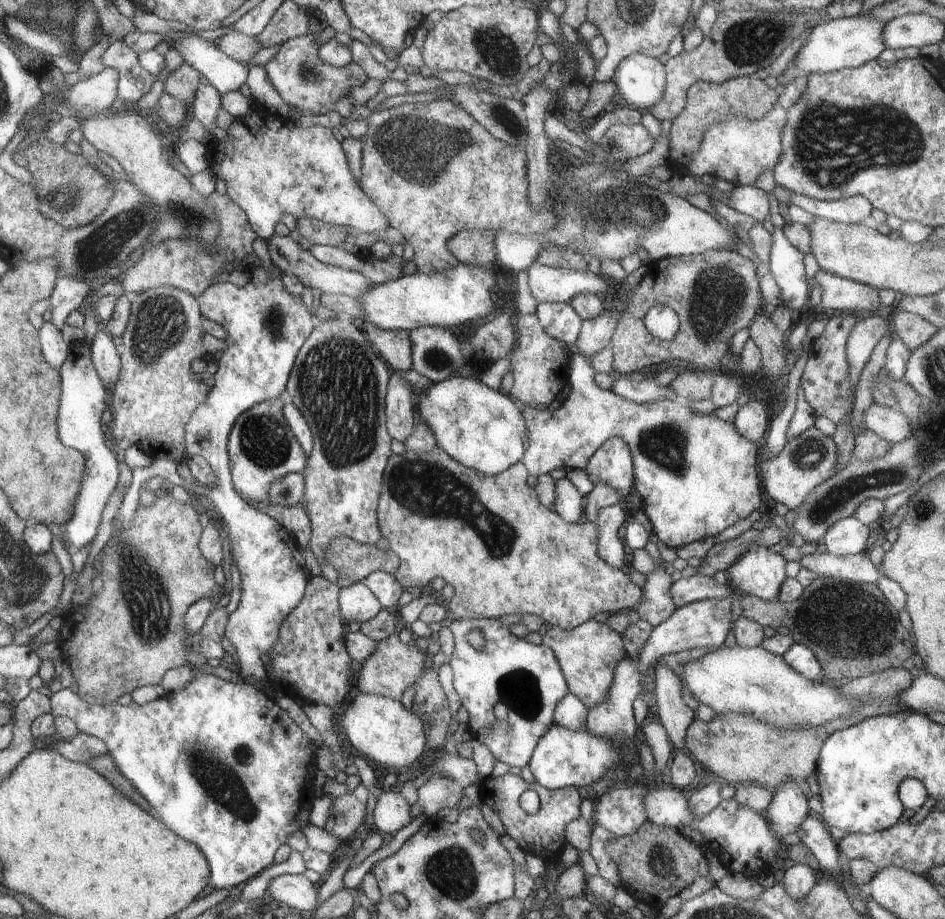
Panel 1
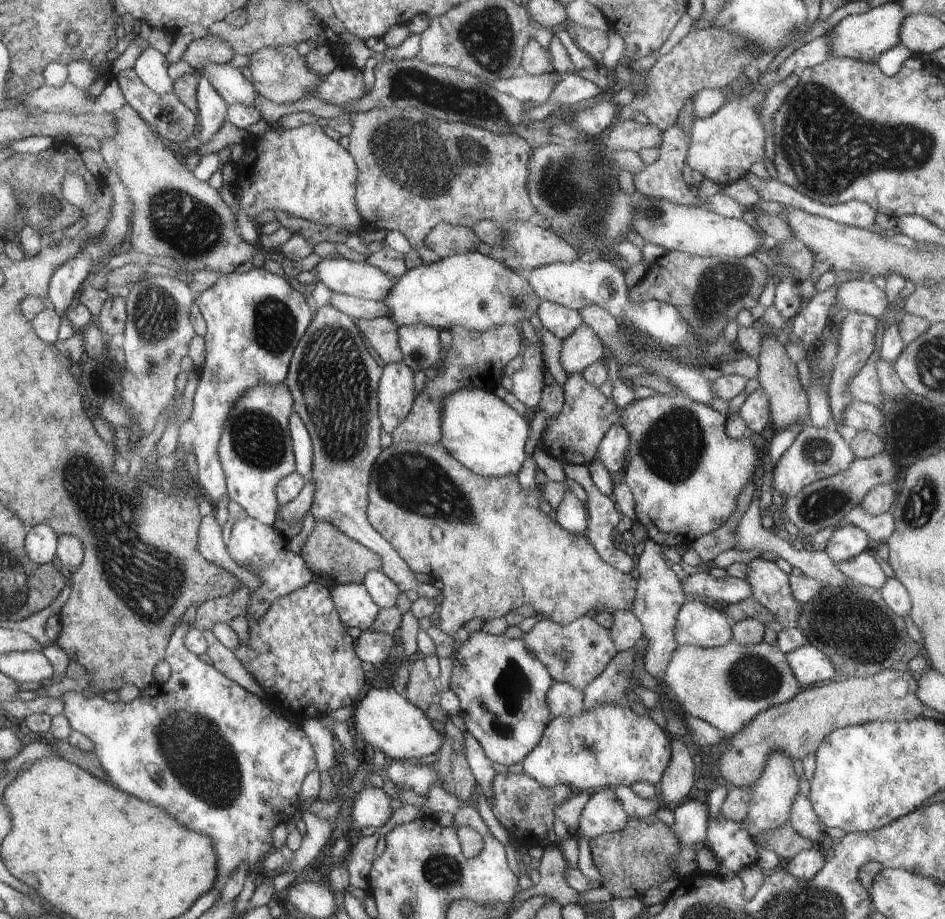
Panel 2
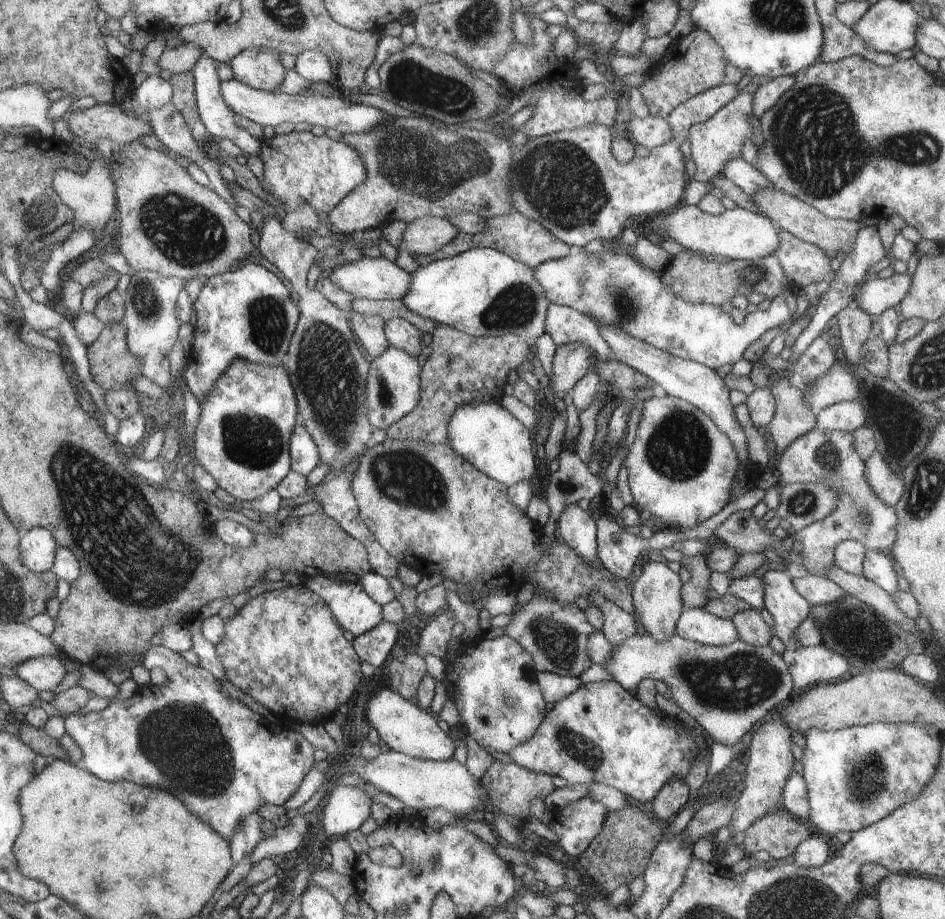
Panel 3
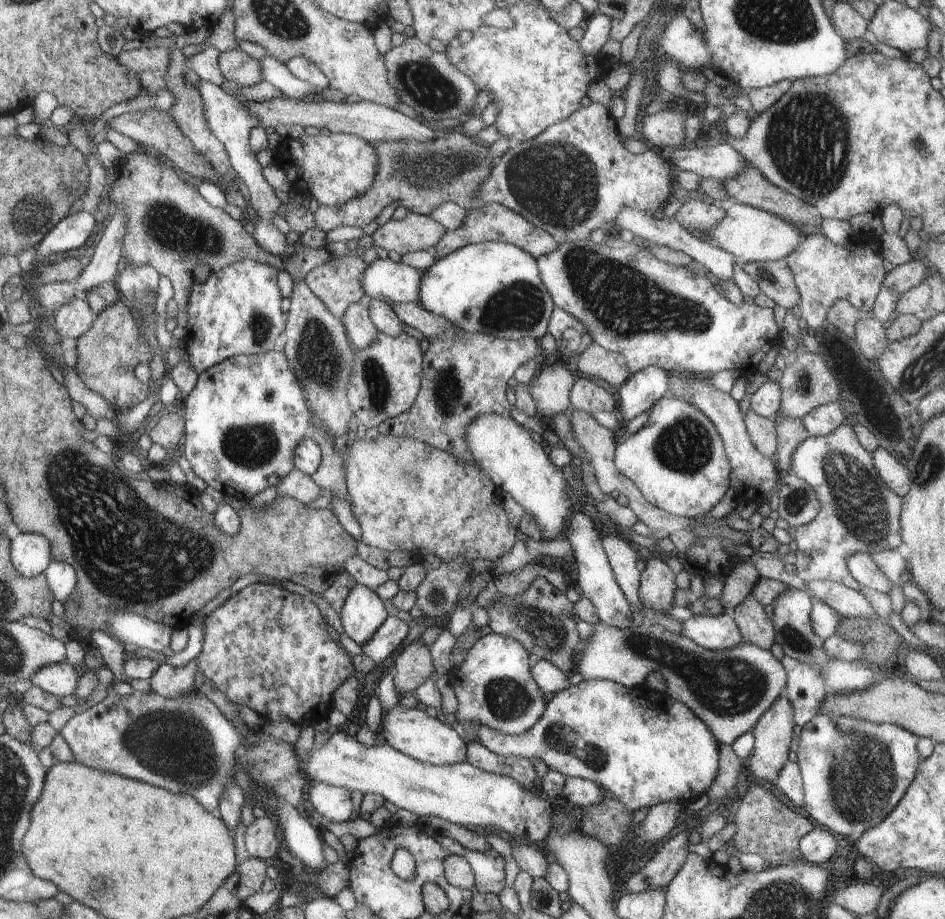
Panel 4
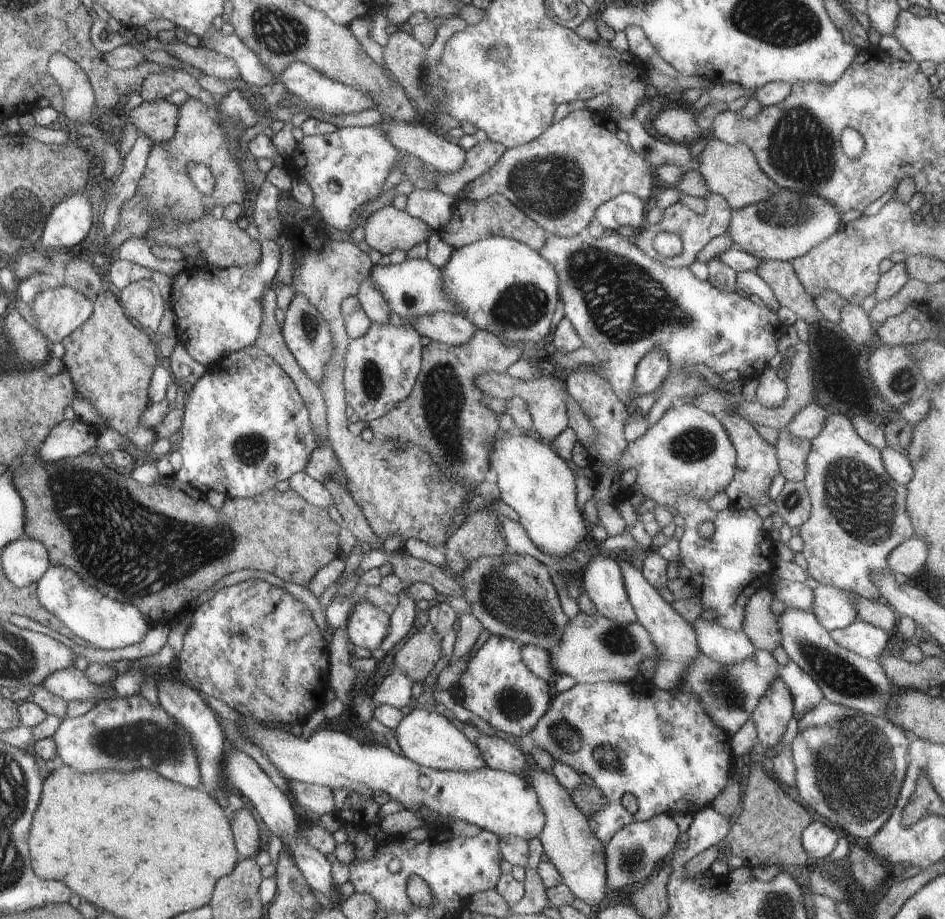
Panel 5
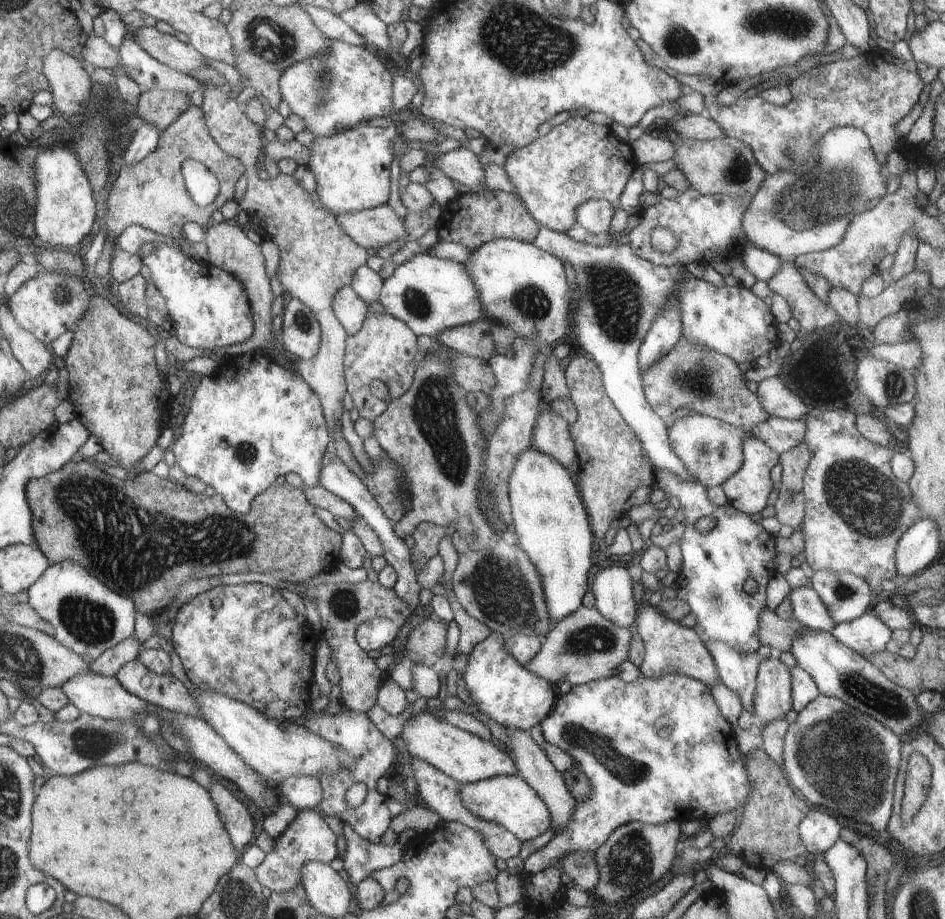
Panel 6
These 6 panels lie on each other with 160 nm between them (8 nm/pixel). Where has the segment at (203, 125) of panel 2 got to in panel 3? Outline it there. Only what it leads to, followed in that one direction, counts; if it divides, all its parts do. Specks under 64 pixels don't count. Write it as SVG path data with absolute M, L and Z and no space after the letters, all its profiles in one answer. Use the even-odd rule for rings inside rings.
M210 57L201 58L192 71L196 81L197 108L200 112L201 120L205 123L213 140L228 138L243 152L248 152L250 155L258 155L264 139L252 136L246 129L242 129L237 125L235 112L226 104L221 95L220 83L222 80L218 76L218 67L219 61L215 61Z

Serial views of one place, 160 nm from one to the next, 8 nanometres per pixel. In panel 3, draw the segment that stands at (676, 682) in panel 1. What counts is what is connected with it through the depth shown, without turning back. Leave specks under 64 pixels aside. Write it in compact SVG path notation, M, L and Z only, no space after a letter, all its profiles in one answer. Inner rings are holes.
M664 559L646 563L641 576L634 578L632 595L636 611L633 614L642 622L645 630L662 643L676 634L677 620L685 610L680 598L683 584L678 573L672 571Z

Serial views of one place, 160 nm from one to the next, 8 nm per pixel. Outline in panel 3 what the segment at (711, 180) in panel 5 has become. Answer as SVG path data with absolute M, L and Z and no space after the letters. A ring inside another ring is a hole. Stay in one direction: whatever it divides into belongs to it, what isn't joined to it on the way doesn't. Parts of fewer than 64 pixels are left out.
M779 189L758 191L752 198L759 212L770 220L778 220L782 230L794 233L800 240L821 248L830 259L840 252L849 253L855 245L858 231L862 228L857 220L833 219L817 211L813 206L801 201L798 197L784 193Z

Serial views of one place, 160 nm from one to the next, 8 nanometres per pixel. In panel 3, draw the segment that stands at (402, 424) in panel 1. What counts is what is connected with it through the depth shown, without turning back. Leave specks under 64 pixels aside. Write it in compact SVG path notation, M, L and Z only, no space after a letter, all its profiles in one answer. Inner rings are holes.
M390 345L379 357L371 360L368 388L365 390L365 403L369 407L369 420L375 429L392 427L403 416L417 406L421 398L421 367L418 359L405 350Z

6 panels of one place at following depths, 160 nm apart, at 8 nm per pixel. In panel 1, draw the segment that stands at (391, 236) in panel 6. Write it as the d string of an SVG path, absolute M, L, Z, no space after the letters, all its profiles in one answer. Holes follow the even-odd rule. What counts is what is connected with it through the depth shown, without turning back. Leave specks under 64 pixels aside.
M491 230L460 231L449 240L449 249L459 262L491 267L497 258L496 238Z

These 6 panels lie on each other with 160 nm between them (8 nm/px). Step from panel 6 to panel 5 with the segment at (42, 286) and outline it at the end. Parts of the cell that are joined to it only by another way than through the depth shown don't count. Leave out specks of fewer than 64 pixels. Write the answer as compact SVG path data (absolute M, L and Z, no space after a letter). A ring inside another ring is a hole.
M66 285L38 293L30 307L50 344L72 335L93 315L93 300Z

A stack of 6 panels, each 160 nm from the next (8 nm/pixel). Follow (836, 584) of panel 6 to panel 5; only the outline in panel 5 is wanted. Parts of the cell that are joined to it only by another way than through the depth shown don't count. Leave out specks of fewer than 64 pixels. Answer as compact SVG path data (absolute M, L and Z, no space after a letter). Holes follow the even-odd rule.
M819 585L814 589L815 601L811 611L828 632L850 626L857 619L860 597L831 587Z

